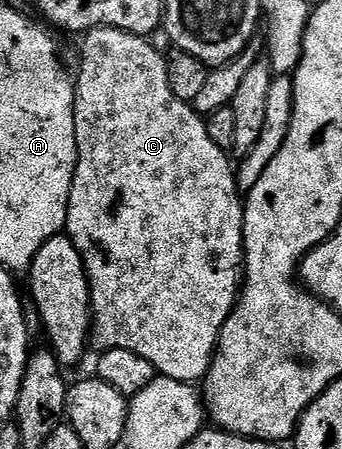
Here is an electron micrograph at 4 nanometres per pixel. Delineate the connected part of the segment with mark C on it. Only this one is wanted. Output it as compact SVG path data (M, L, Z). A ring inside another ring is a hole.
M99 27L93 31L87 32L83 36L84 44L80 47L80 76L75 76L76 84L76 108L74 109L74 125L76 126L76 140L78 141L78 165L74 173L74 181L70 189L70 201L68 202L68 226L66 234L72 240L77 249L80 250L84 257L84 271L88 274L88 288L92 294L92 325L90 328L90 343L97 352L109 351L110 349L130 349L130 353L138 353L138 357L146 357L146 361L150 361L150 365L154 365L154 369L160 374L170 377L174 381L182 381L183 383L199 384L207 375L212 357L216 354L216 342L220 336L222 325L226 325L226 317L230 317L230 313L236 308L236 300L240 294L242 286L242 268L244 265L244 205L242 202L242 192L236 186L236 172L234 163L231 163L229 152L218 149L218 145L214 145L214 141L210 141L210 133L208 132L208 124L196 111L191 103L184 103L178 97L174 97L174 93L170 89L170 77L168 76L168 61L163 54L159 55L154 48L151 47L149 40L143 35L135 35L134 33L126 33L122 29L114 29L113 27Z

